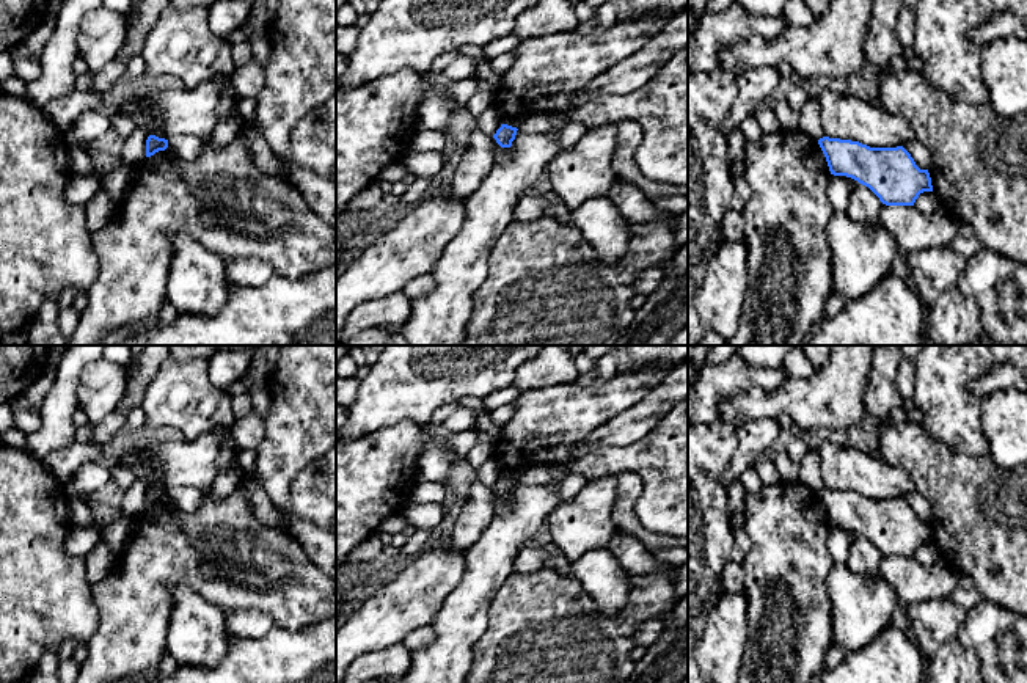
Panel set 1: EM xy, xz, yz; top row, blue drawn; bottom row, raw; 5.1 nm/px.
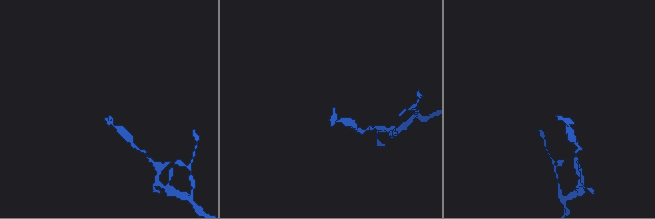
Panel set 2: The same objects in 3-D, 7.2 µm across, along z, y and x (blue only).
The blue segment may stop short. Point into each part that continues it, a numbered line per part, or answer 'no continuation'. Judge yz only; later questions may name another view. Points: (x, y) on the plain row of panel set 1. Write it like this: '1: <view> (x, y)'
no continuation

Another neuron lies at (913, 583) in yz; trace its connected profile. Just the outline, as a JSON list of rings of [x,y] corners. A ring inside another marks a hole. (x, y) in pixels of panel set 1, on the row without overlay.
[[[886,556],[881,559],[878,573],[895,589],[905,604],[950,597],[961,575],[942,557],[934,565],[923,567],[914,557]]]

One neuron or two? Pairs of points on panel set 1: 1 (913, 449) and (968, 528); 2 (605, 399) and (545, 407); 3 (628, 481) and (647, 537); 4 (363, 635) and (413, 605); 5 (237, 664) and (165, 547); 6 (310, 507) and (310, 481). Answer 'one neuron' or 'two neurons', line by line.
1: one neuron
2: one neuron
3: one neuron
4: one neuron
5: two neurons
6: one neuron

